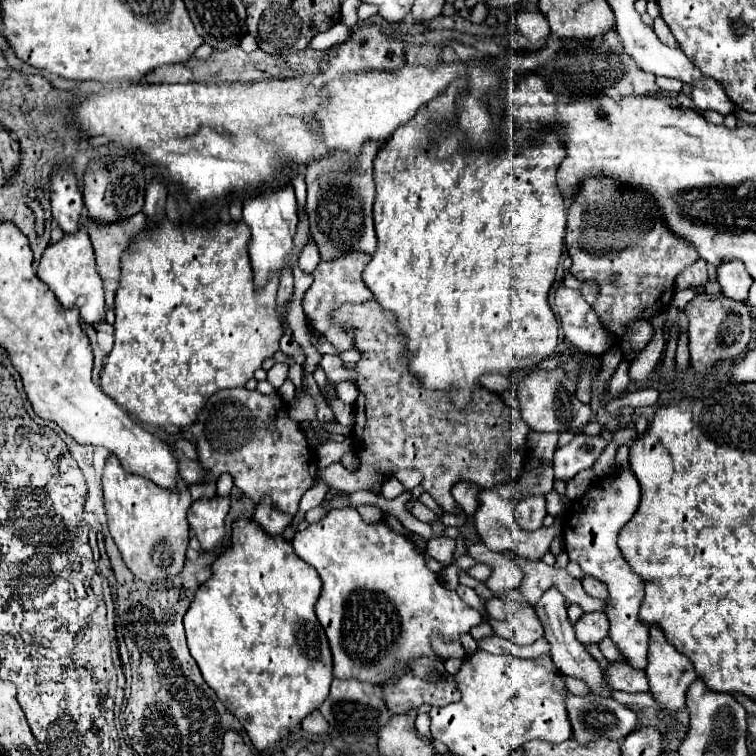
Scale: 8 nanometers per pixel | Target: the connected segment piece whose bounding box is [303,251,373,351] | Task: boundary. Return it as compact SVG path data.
M349 251L343 257L335 257L331 261L323 261L321 259L319 265L315 267L315 271L313 271L315 281L307 289L305 299L303 299L303 311L305 311L305 315L309 319L309 325L313 327L313 331L319 333L319 335L323 335L329 343L333 343L341 351L349 351L349 349L355 347L353 335L349 335L351 331L345 329L341 323L335 323L331 319L331 313L335 309L339 309L343 303L357 305L357 303L363 303L363 301L367 301L367 299L373 297L371 291L365 287L363 279L361 279L361 273L363 273L363 269L367 267L369 261L371 261L371 255L365 255L361 251Z

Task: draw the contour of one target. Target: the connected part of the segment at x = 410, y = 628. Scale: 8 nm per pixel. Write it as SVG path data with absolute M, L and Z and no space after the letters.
M353 507L329 511L319 523L299 531L291 543L295 553L305 563L315 567L323 581L315 613L327 633L333 653L333 675L337 679L359 679L381 687L389 677L401 673L401 669L417 657L429 655L441 659L431 651L431 633L459 641L461 633L469 633L471 627L483 621L481 613L469 607L457 595L457 591L449 591L441 585L437 573L427 567L421 551L413 541L393 531L385 521L365 523Z

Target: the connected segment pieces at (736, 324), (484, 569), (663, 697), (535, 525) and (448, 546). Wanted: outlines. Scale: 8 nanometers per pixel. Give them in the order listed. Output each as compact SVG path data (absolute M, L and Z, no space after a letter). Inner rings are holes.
M697 293L689 305L685 307L687 319L689 319L689 351L691 351L691 365L697 371L705 371L713 367L719 359L735 359L739 357L751 339L751 327L753 319L749 313L749 305L729 299L723 293L709 295L709 293Z
M475 563L471 569L467 569L467 575L469 577L475 577L479 581L487 581L487 577L491 575L491 567L489 565L483 565L483 563Z
M655 625L649 627L649 651L647 651L647 679L651 685L651 695L665 709L665 723L675 723L675 711L685 707L685 693L689 685L697 679L693 663L689 657L679 653Z
M541 495L519 499L515 505L515 521L525 531L541 529L545 515L547 515L545 497L541 497Z
M433 537L427 543L427 553L443 567L453 565L453 551L455 551L455 539L451 537Z

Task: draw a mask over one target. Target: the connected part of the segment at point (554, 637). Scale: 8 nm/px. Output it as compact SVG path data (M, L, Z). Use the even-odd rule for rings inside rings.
M549 587L549 589L543 593L543 597L537 601L535 611L537 611L537 615L539 615L541 623L543 623L545 639L551 643L551 659L553 659L555 667L557 667L561 673L565 673L565 675L583 679L593 695L611 697L609 683L605 683L605 679L603 679L603 669L601 669L599 663L587 653L585 645L583 645L583 643L577 643L577 637L573 635L573 625L569 623L569 617L567 617L565 597L563 597L555 587Z

